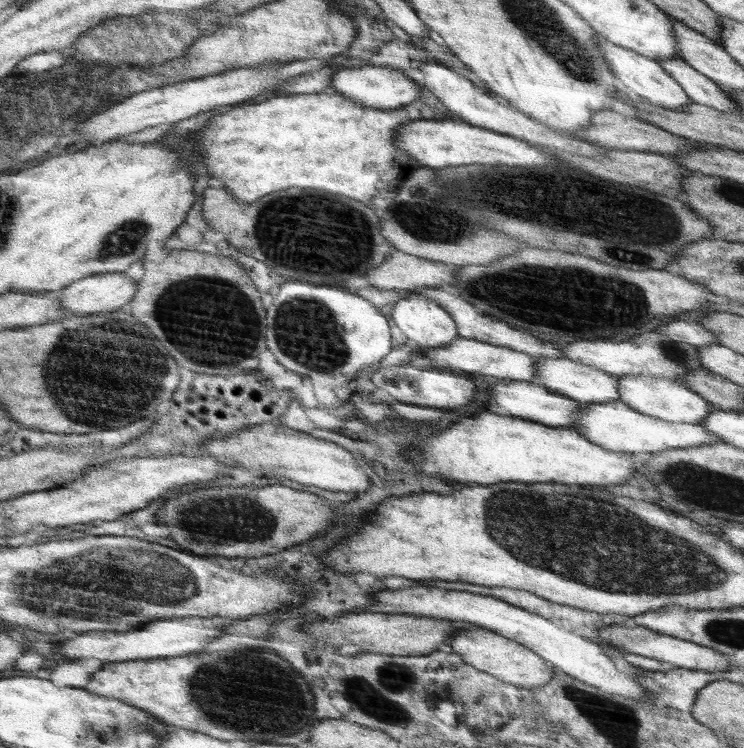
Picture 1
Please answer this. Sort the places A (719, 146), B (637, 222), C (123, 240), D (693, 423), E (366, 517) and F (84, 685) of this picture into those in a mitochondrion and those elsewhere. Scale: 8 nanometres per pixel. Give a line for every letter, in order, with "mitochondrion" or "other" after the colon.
A: other
B: mitochondrion
C: mitochondrion
D: other
E: other
F: other

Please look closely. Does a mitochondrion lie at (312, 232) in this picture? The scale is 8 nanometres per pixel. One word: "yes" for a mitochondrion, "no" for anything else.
yes

